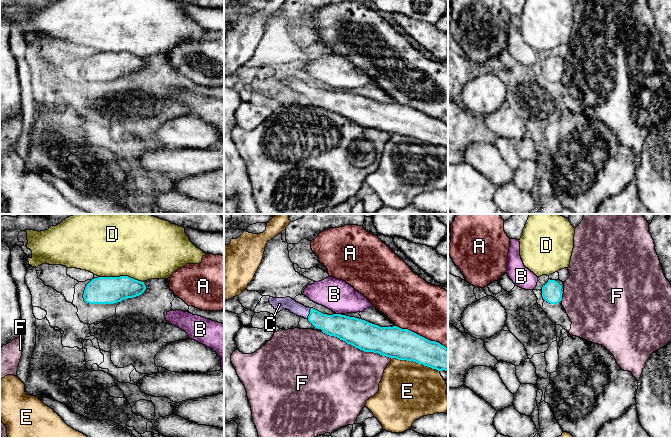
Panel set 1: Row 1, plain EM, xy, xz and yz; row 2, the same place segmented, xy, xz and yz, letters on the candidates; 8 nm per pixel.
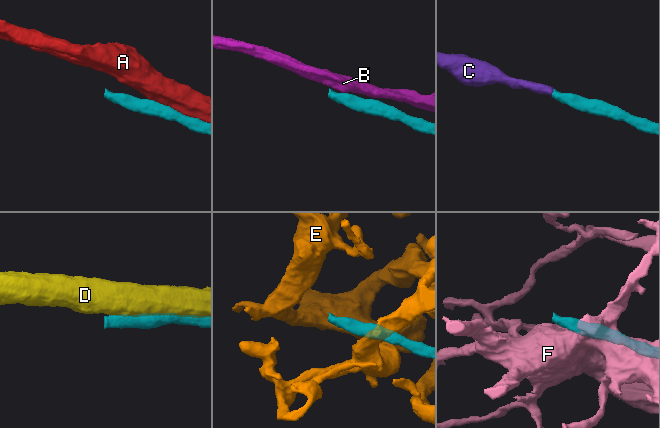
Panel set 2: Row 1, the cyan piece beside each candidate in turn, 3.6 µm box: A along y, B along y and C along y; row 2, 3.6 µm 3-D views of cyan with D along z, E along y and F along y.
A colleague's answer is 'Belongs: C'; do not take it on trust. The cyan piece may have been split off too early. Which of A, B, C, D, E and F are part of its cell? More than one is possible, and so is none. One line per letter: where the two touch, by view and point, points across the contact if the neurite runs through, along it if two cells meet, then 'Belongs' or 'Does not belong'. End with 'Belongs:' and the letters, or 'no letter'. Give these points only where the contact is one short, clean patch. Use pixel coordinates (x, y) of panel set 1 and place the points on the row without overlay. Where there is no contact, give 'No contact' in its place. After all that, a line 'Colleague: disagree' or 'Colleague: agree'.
A: Touches cyan at xz (421, 112). Does not belong
B: Touches cyan at xz (338, 90). Boundary: xz (336, 89), (340, 90). Does not belong
C: Touches cyan at xz (310, 89). Path across: xz (337, 101), (320, 97), (310, 89), (301, 87), (288, 79). Belongs
D: Touches cyan at xy (121, 52). Does not belong
E: Touches cyan at xz (415, 137). Boundary: xz (391, 134), (415, 137), (439, 147). Does not belong
F: Touches cyan at xz (357, 123). Does not belong
Belongs: C
Colleague: agree

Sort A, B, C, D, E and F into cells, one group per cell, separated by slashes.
A / B / C / D / E / F

